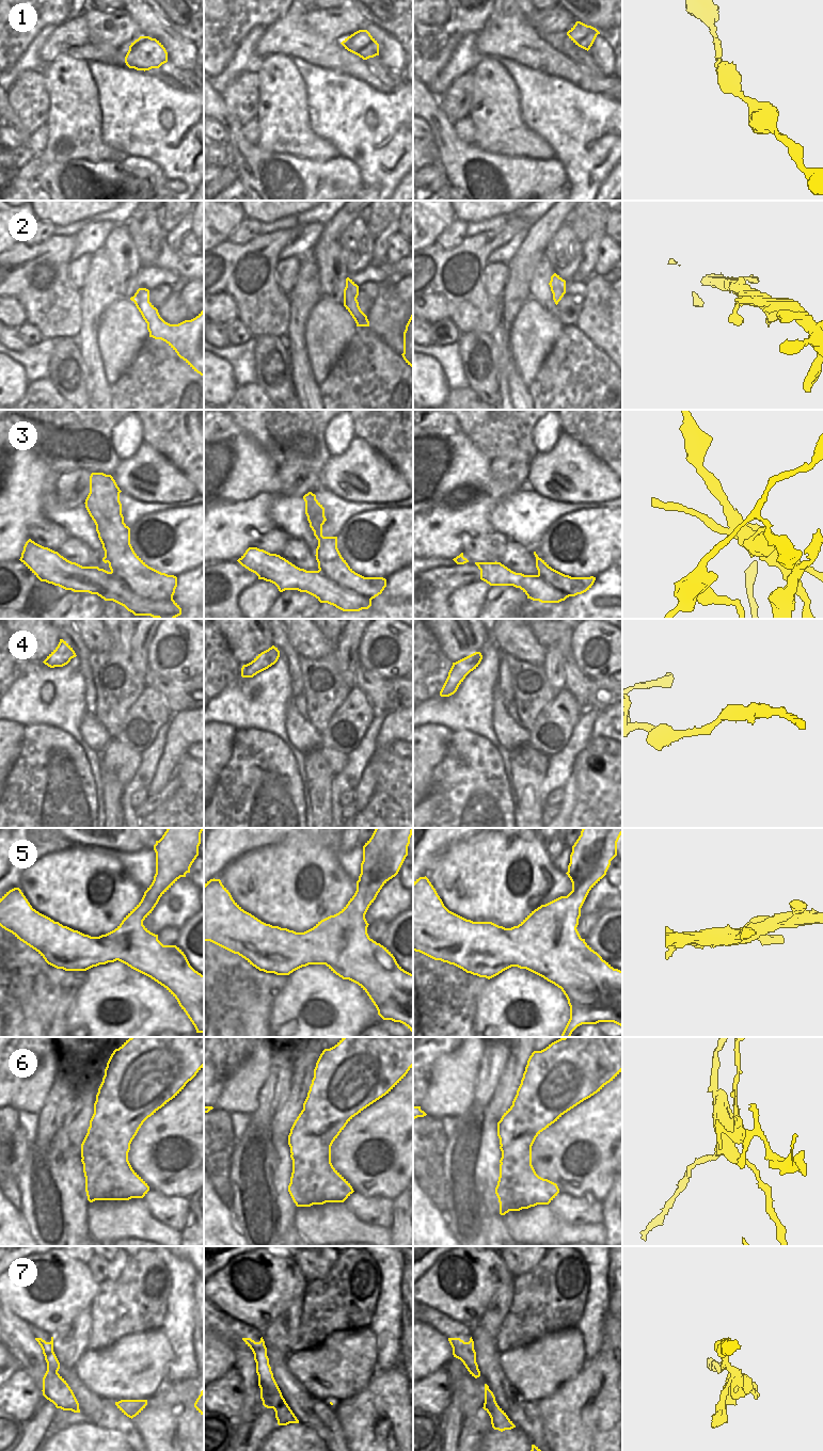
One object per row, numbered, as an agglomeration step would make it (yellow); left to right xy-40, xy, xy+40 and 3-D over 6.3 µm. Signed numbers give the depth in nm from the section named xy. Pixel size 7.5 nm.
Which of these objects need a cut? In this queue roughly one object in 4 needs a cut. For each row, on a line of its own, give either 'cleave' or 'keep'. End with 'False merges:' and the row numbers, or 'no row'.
1: keep
2: keep
3: cleave
4: keep
5: keep
6: cleave
7: cleave
False merges: 3, 6, 7

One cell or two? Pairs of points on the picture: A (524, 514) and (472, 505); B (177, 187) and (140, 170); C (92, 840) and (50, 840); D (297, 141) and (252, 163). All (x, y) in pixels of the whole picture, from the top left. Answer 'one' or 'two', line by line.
A: two
B: one
C: two
D: two

